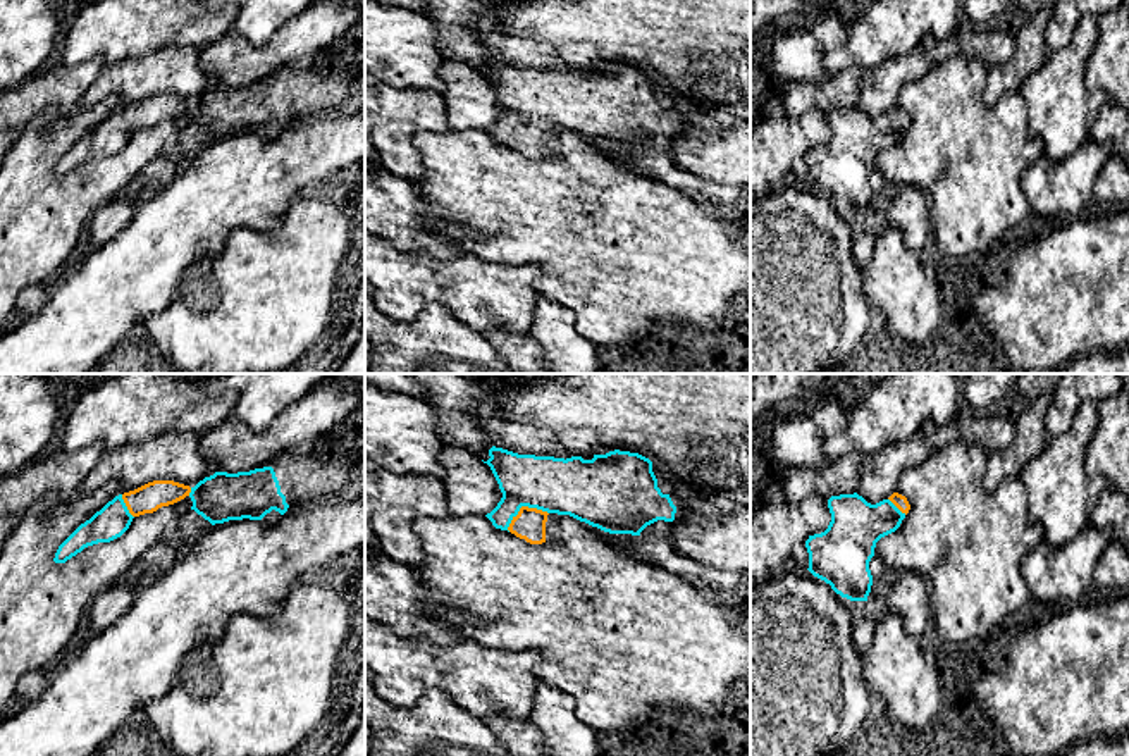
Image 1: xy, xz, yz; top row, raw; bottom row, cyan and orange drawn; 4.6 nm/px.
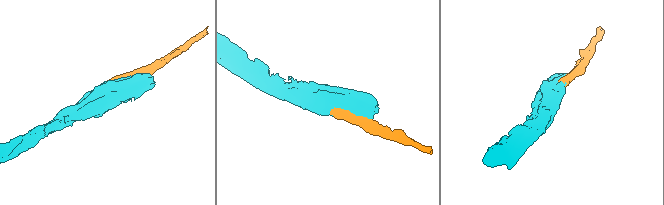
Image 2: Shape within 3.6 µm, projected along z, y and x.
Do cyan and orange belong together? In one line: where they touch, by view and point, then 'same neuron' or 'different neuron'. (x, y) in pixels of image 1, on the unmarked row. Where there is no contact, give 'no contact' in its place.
xz (524, 119) | same neuron

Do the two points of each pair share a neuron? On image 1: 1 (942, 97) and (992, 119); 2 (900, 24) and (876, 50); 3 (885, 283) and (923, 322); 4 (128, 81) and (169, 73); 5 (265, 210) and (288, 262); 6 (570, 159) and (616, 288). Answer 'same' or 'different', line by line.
1: same
2: same
3: same
4: same
5: different
6: same

